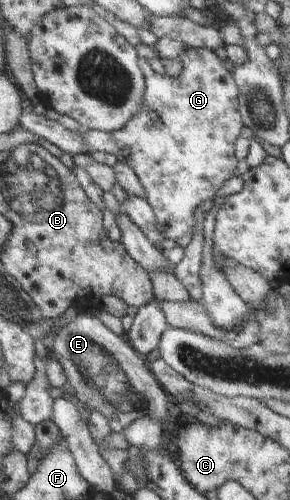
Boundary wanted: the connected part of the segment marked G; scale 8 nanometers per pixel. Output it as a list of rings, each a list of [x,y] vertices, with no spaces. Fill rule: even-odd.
[[[188,46],[188,49],[182,49],[176,59],[180,62],[181,72],[171,77],[156,73],[147,58],[140,58],[140,67],[143,67],[147,79],[142,111],[118,131],[85,130],[82,139],[90,153],[111,153],[117,161],[124,161],[134,169],[144,185],[148,203],[154,209],[156,221],[160,225],[158,229],[162,229],[166,239],[176,241],[176,245],[183,248],[194,235],[192,213],[198,203],[206,197],[212,197],[226,179],[237,175],[238,161],[230,161],[230,145],[240,135],[243,123],[238,110],[239,88],[236,87],[235,76],[222,67],[222,60],[213,51]]]

